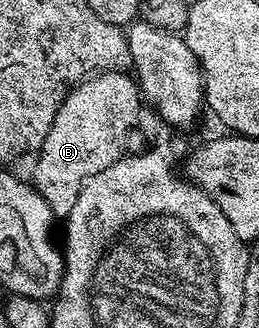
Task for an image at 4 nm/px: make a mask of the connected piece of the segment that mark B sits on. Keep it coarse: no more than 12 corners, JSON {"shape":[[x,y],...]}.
{"shape":[[127,71],[68,93],[34,158],[55,218],[128,152],[139,117]]}

